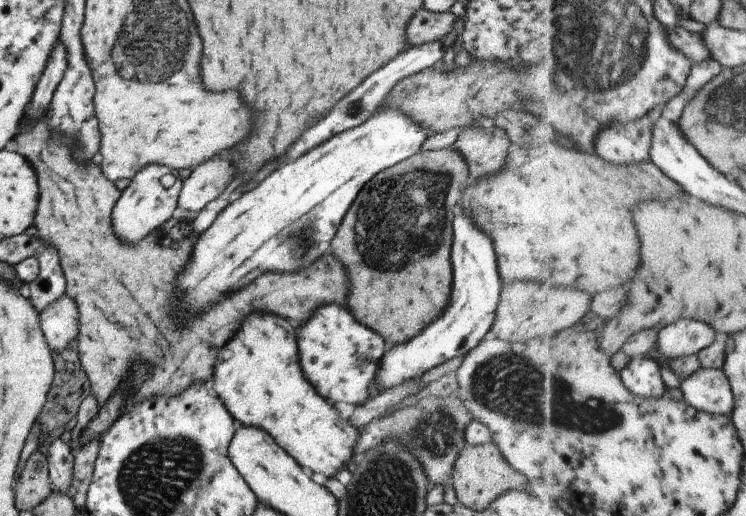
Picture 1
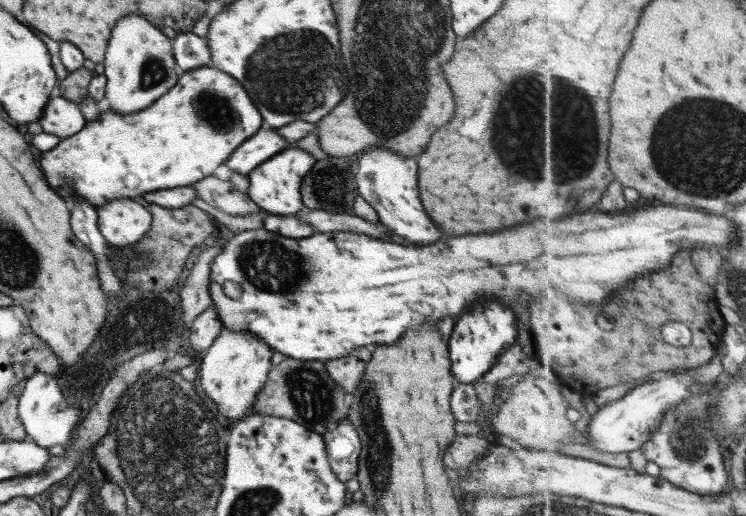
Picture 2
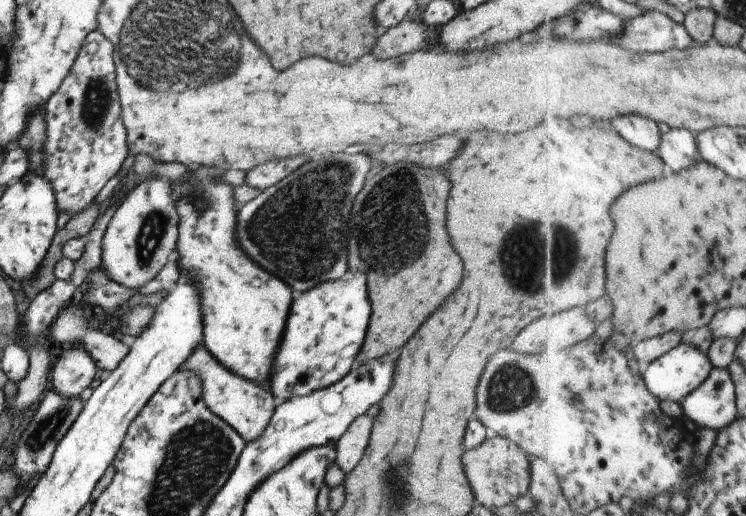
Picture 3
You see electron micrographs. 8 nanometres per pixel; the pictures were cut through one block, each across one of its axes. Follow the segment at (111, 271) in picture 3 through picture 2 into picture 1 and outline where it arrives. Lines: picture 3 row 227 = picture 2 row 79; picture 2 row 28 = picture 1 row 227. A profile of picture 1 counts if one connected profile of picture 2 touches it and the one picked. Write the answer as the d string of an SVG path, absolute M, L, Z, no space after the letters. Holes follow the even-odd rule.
M149 164L132 178L129 186L121 192L111 212L112 226L122 242L136 244L148 234L158 230L172 218L179 206L179 194L183 185L180 172L166 165Z

